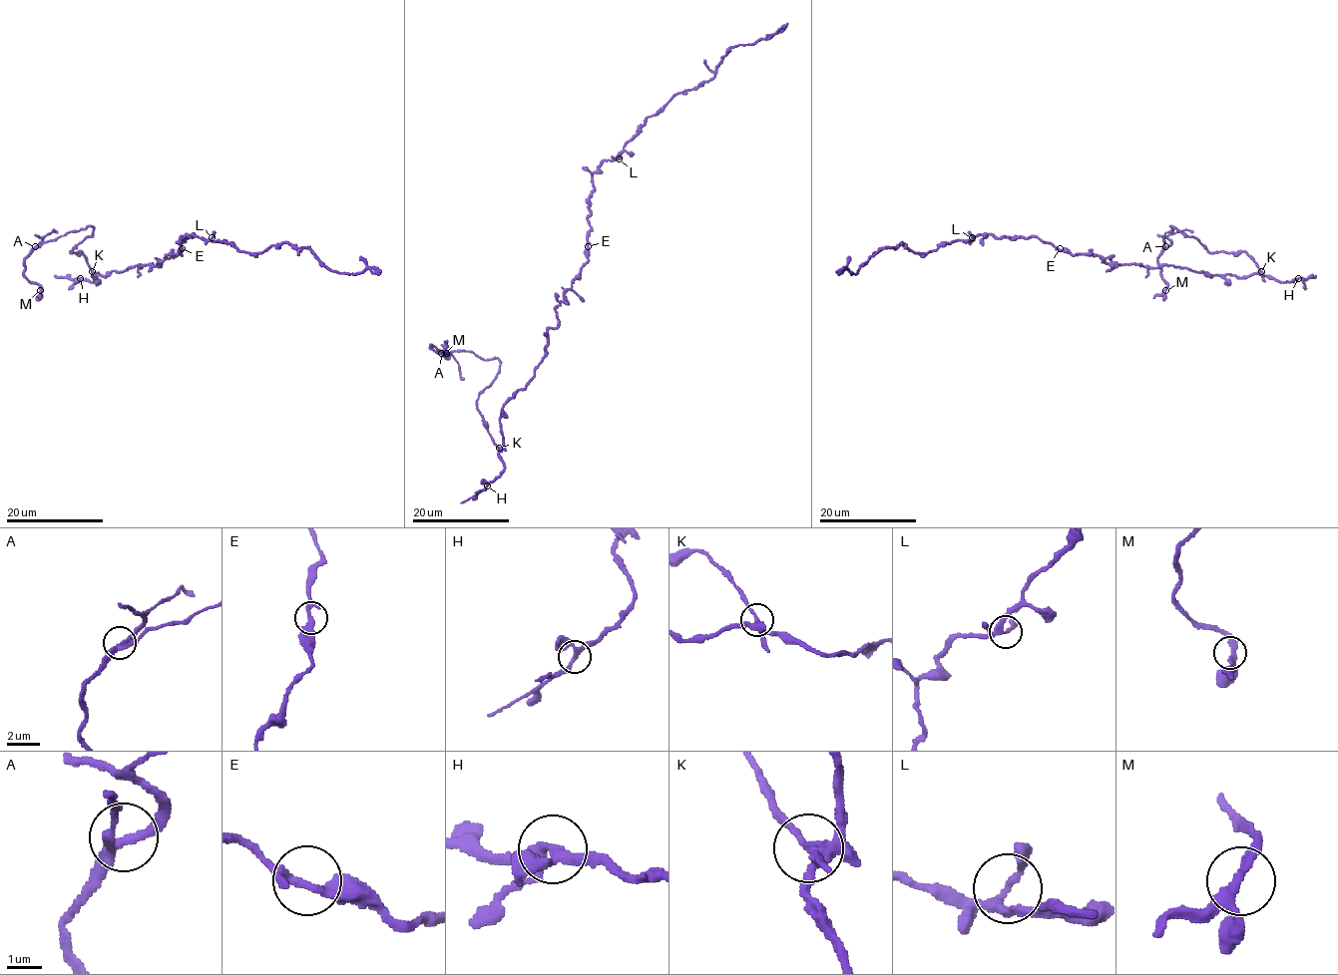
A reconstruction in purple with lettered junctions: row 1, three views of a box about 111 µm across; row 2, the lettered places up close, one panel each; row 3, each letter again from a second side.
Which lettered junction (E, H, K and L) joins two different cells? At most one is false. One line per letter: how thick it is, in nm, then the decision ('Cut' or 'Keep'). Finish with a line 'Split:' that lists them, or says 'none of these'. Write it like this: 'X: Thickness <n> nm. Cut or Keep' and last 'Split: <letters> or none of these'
E: Thickness 240 nm. Keep
H: Thickness 220 nm. Keep
K: Thickness 240 nm. Cut
L: Thickness 240 nm. Keep
Split: K

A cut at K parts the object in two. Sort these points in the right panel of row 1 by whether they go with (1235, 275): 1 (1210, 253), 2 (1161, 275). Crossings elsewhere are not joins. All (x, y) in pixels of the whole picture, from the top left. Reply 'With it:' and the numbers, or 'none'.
With it: none

